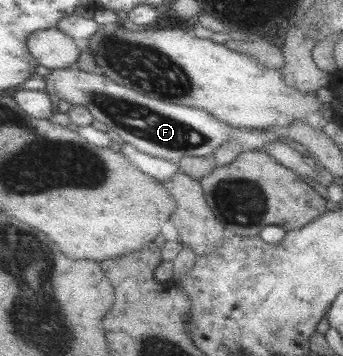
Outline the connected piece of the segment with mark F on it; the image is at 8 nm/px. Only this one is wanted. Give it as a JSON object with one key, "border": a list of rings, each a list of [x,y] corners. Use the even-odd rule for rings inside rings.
{"border":[[[62,68],[62,70],[51,70],[50,74],[45,76],[46,90],[48,95],[57,96],[67,101],[73,107],[84,106],[93,115],[96,121],[104,124],[109,130],[117,134],[123,142],[131,144],[138,152],[179,162],[183,156],[206,156],[215,151],[217,146],[224,142],[238,142],[242,145],[243,150],[258,150],[262,145],[269,145],[274,142],[282,142],[277,136],[275,130],[269,132],[260,132],[260,130],[240,129],[238,127],[230,127],[216,119],[212,119],[206,111],[194,109],[188,106],[176,105],[167,101],[154,99],[144,94],[130,90],[112,82],[112,79],[102,76],[102,74],[94,74],[92,72],[82,71],[78,68]]]}

